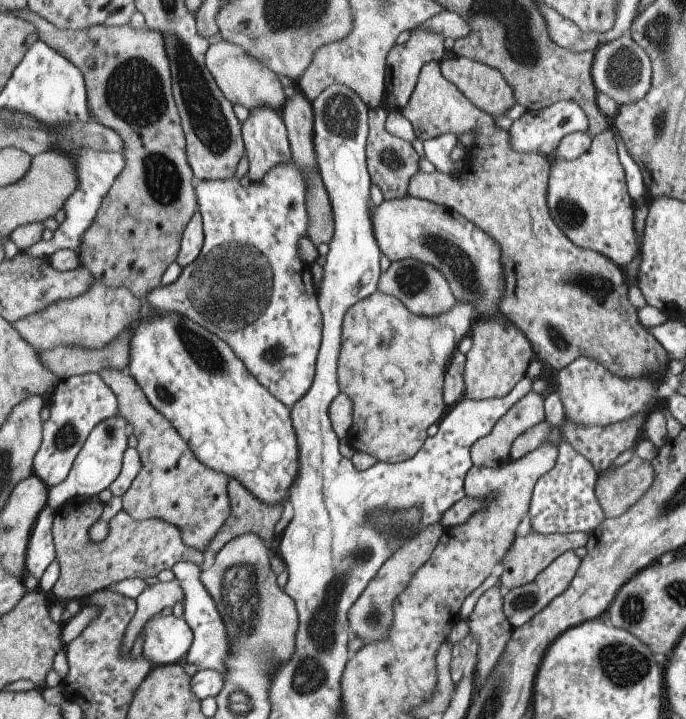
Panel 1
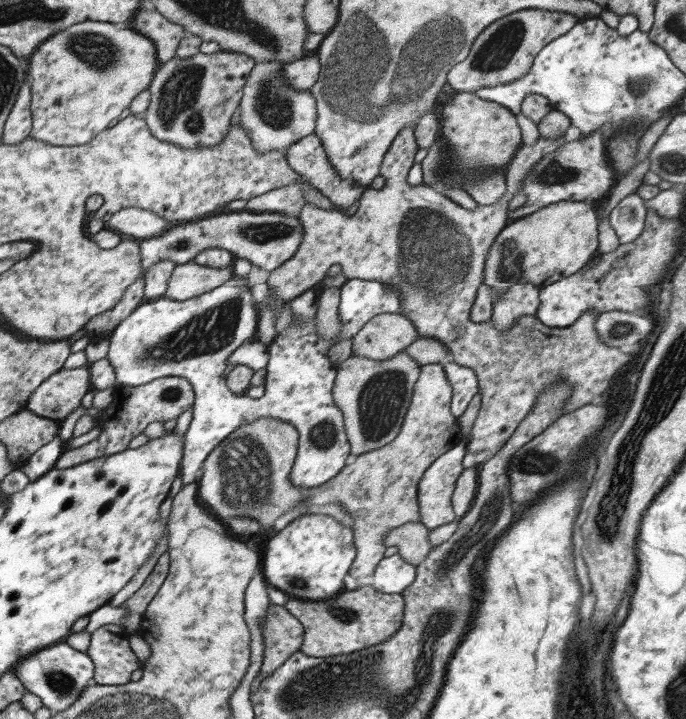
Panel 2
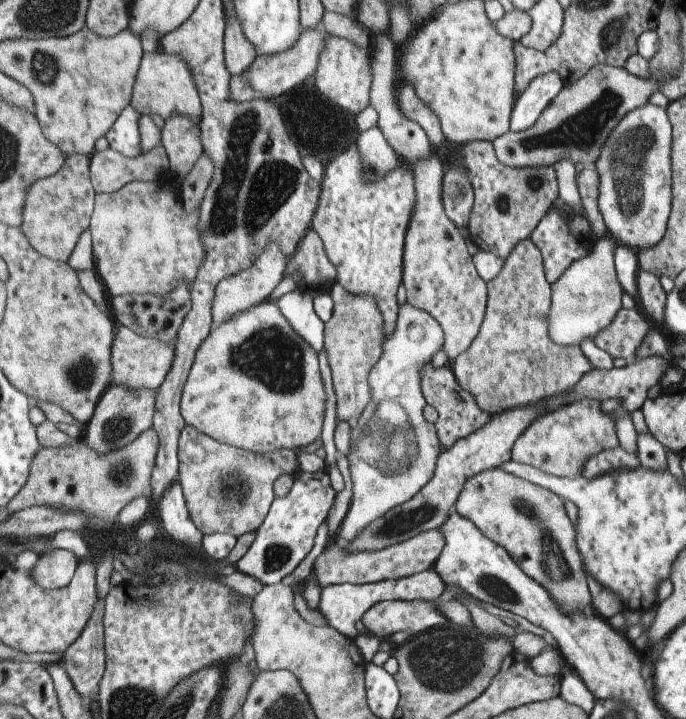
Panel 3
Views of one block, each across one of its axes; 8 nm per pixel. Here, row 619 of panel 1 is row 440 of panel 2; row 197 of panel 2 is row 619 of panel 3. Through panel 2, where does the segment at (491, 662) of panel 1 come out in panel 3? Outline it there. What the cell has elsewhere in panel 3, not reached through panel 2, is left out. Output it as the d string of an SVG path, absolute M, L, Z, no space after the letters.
M423 600L379 602L371 606L367 614L363 614L361 622L365 632L369 636L377 636L379 640L387 640L399 630L407 630L411 636L415 636L447 626L447 620L435 612L433 604Z

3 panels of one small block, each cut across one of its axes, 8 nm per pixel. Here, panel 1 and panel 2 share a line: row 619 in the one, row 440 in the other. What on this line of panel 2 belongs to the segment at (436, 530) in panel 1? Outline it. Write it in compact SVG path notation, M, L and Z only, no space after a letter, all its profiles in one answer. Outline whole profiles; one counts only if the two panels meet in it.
M399 352L389 360L367 360L361 356L349 356L337 364L333 382L333 402L343 412L345 434L351 456L361 456L383 448L395 440L409 410L413 386L419 378L419 366L405 354Z

